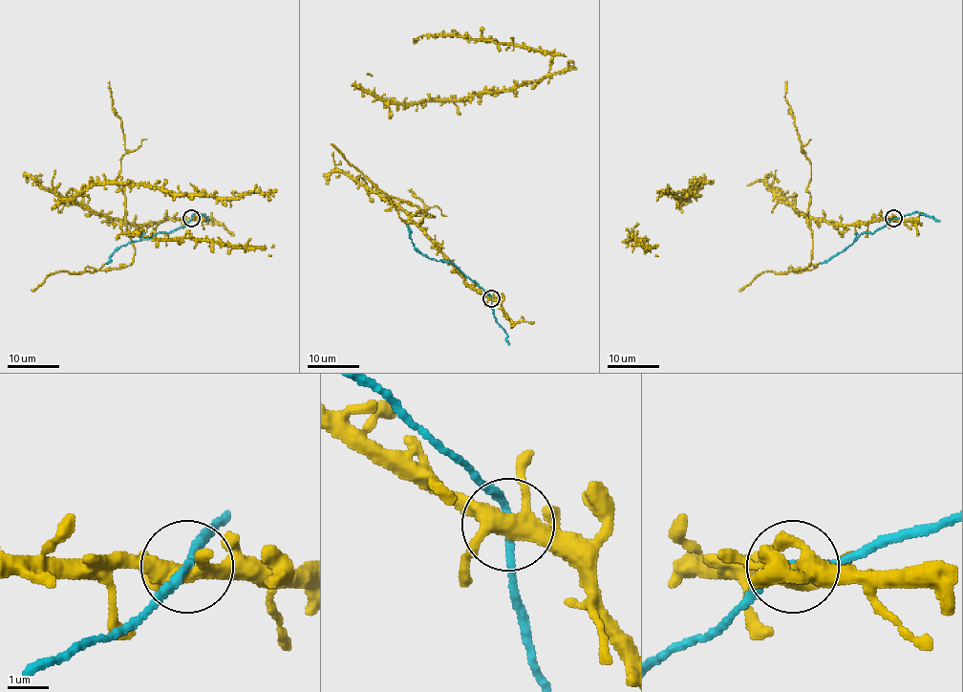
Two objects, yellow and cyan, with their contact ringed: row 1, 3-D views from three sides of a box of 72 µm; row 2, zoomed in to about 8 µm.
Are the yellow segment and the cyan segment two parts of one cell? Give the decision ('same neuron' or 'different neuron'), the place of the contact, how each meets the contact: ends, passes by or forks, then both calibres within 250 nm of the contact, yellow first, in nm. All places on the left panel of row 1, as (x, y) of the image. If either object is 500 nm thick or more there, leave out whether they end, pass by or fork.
same neuron | (191, 218) | yellow forks | cyan passes by | 380/170 nm

